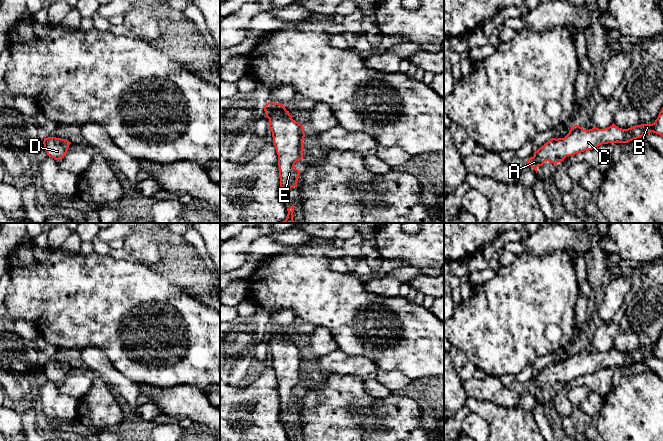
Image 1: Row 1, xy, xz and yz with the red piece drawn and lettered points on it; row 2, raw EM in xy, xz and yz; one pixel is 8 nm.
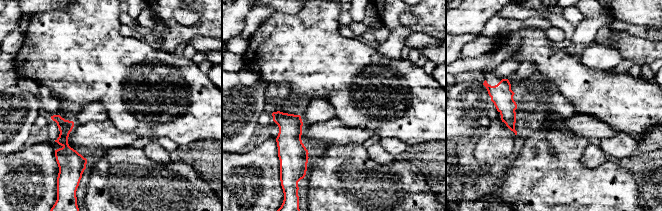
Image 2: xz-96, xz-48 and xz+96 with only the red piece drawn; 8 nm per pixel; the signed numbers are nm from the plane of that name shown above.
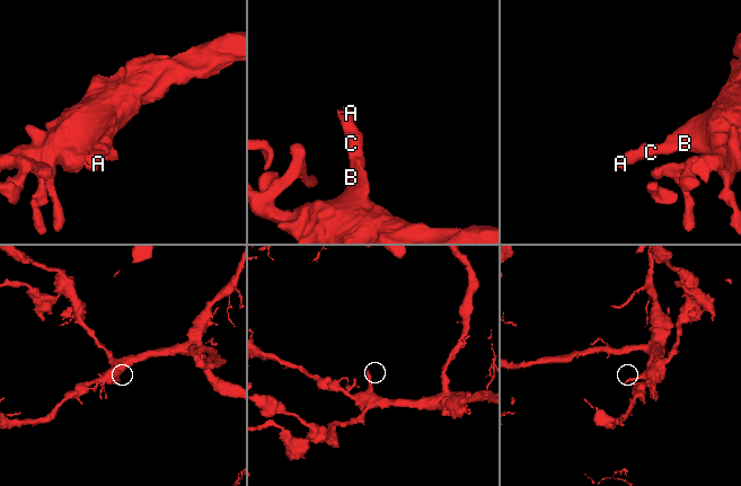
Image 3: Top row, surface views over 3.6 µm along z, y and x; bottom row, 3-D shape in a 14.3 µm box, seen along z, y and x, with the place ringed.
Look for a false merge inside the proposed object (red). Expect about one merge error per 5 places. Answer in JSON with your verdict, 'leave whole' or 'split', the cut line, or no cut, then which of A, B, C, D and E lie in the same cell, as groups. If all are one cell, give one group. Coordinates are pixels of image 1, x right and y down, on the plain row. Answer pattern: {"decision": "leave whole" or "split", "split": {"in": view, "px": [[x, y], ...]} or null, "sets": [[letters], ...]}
{"decision": "leave whole", "split": null, "sets": [["A", "B", "C", "D", "E"]]}

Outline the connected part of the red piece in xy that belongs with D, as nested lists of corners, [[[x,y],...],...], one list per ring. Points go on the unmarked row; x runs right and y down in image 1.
[[[48,361],[44,362],[43,368],[47,379],[59,384],[65,380],[71,366],[61,362]]]

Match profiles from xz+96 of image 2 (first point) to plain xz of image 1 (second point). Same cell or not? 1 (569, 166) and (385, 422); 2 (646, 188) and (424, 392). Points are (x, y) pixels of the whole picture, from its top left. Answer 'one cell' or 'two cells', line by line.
1: one cell
2: one cell

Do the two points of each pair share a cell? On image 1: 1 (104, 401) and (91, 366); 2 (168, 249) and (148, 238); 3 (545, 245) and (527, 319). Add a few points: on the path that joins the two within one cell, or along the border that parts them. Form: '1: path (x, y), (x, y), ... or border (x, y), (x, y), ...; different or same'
1: border (93, 374), (98, 376), (112, 390); different
2: border (156, 233), (159, 259), (155, 264); different
3: border (565, 248), (541, 255), (530, 255), (523, 252); different

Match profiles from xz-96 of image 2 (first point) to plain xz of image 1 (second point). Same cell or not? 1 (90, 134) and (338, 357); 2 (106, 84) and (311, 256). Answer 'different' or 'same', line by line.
1: same
2: same

